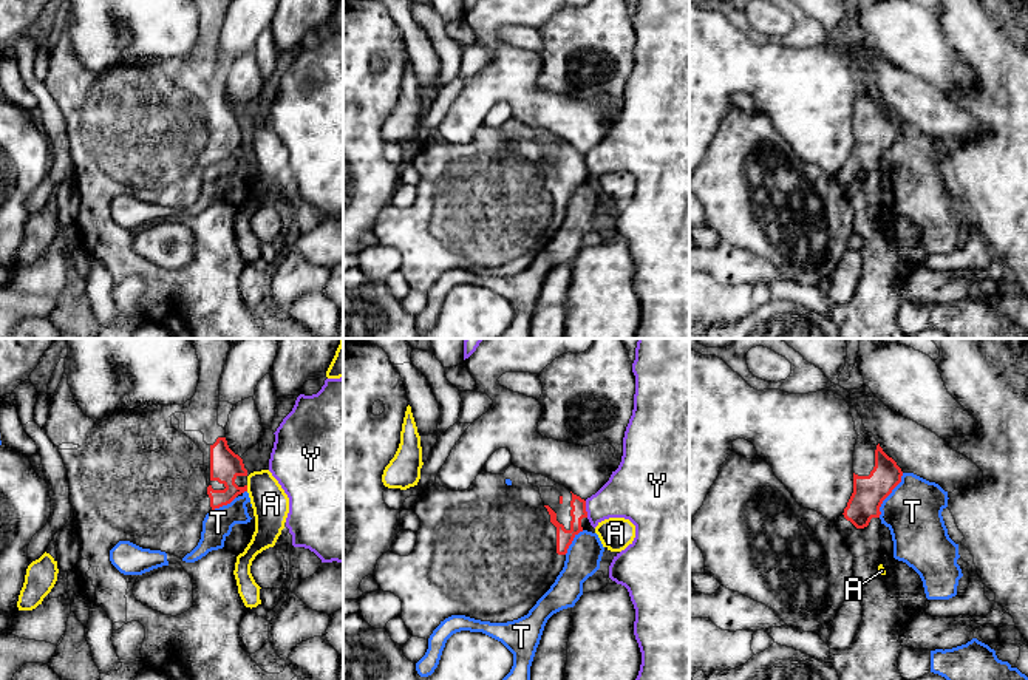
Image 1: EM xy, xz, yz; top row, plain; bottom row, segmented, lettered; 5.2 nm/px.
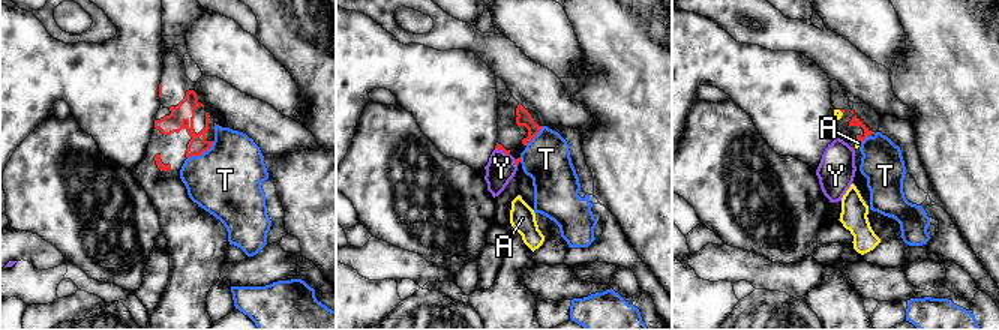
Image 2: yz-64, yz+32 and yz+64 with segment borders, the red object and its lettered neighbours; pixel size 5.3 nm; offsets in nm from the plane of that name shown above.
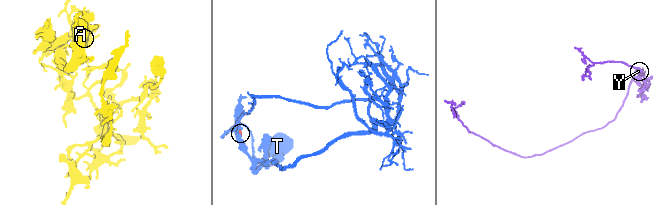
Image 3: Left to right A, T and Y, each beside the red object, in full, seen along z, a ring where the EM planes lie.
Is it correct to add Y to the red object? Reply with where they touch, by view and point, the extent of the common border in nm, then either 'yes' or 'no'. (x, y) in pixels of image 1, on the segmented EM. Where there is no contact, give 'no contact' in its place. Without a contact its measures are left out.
meets red in xz at (585, 509); contact 90 nm long; no

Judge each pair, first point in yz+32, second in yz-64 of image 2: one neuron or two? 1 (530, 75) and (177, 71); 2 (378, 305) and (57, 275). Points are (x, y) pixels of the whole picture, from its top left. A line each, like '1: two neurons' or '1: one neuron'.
1: two neurons
2: one neuron

